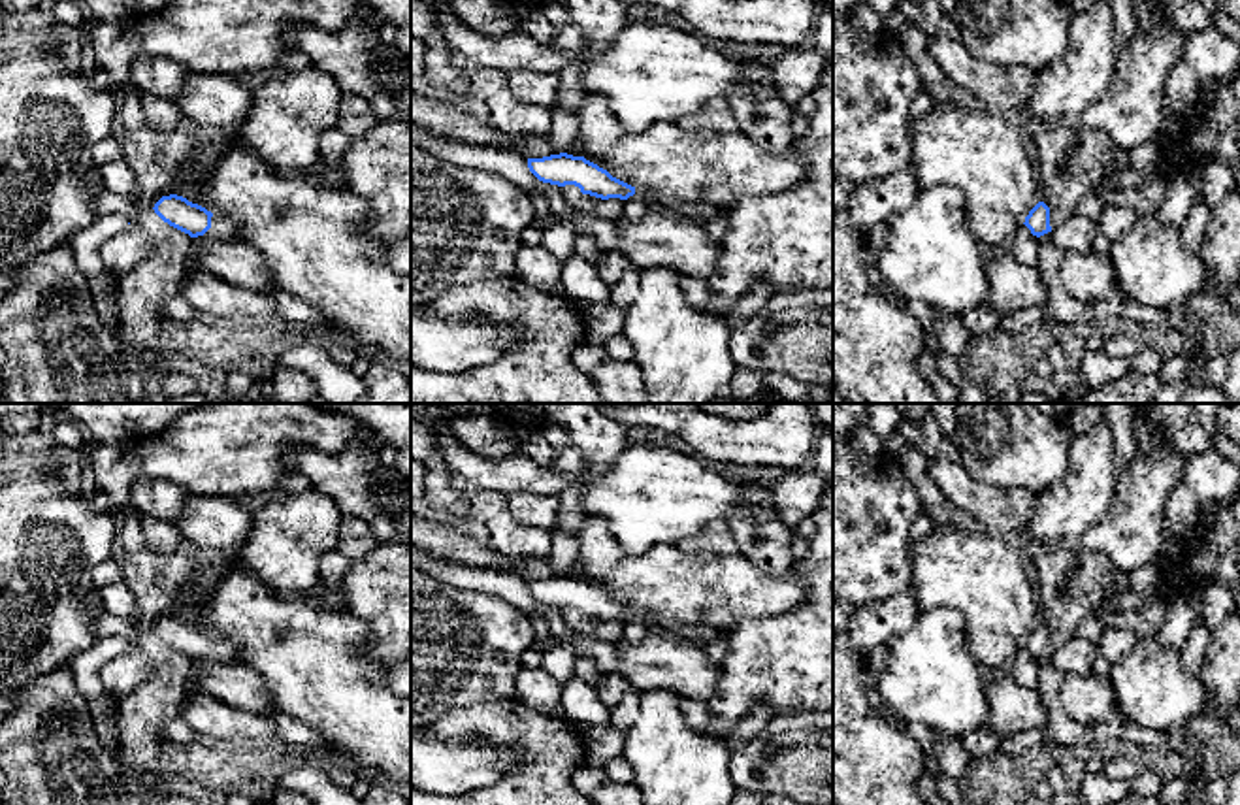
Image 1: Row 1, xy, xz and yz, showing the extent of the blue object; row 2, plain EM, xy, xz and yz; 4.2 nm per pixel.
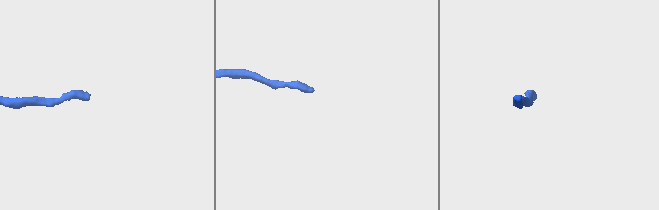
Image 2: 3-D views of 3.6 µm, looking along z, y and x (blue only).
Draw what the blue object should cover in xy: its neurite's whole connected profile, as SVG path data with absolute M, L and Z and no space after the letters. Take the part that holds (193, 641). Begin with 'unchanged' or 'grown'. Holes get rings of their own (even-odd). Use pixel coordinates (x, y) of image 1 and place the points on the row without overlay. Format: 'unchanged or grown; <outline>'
grown; M162 618L153 632L164 645L190 660L204 658L219 664L241 664L239 647L232 639L213 637L183 618Z

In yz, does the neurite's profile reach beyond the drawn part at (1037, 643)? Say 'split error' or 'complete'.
complete

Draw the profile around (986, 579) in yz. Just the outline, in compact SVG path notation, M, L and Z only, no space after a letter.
M961 524L933 526L920 541L910 541L912 588L920 613L946 607L963 616L967 645L987 671L1006 671L1029 633L1042 624L1035 600L1031 567L1020 549L986 530Z

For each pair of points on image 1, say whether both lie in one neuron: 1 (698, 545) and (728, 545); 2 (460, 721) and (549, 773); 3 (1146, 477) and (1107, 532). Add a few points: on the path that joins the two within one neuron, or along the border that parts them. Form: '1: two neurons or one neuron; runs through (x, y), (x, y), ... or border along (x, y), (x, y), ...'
1: one neuron; runs through (705, 545), (720, 545)
2: one neuron; runs through (485, 722), (511, 724), (536, 749)
3: one neuron; runs through (1144, 491), (1120, 519)

